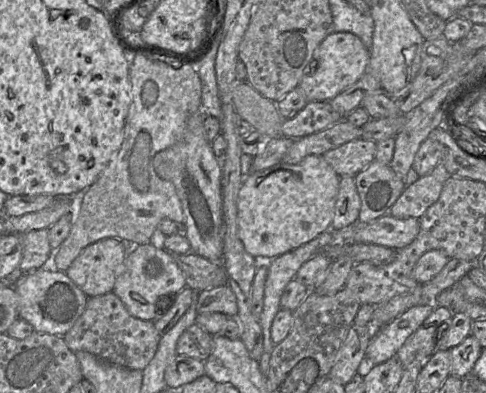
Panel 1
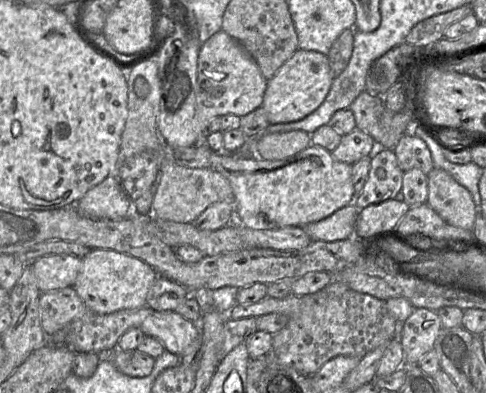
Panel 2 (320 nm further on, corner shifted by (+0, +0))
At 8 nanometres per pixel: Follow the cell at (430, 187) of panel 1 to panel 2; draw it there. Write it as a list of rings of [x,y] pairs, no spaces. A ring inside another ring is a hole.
[[[395,199],[368,205],[357,214],[354,236],[363,240],[377,232],[394,229],[410,207],[404,200]]]

